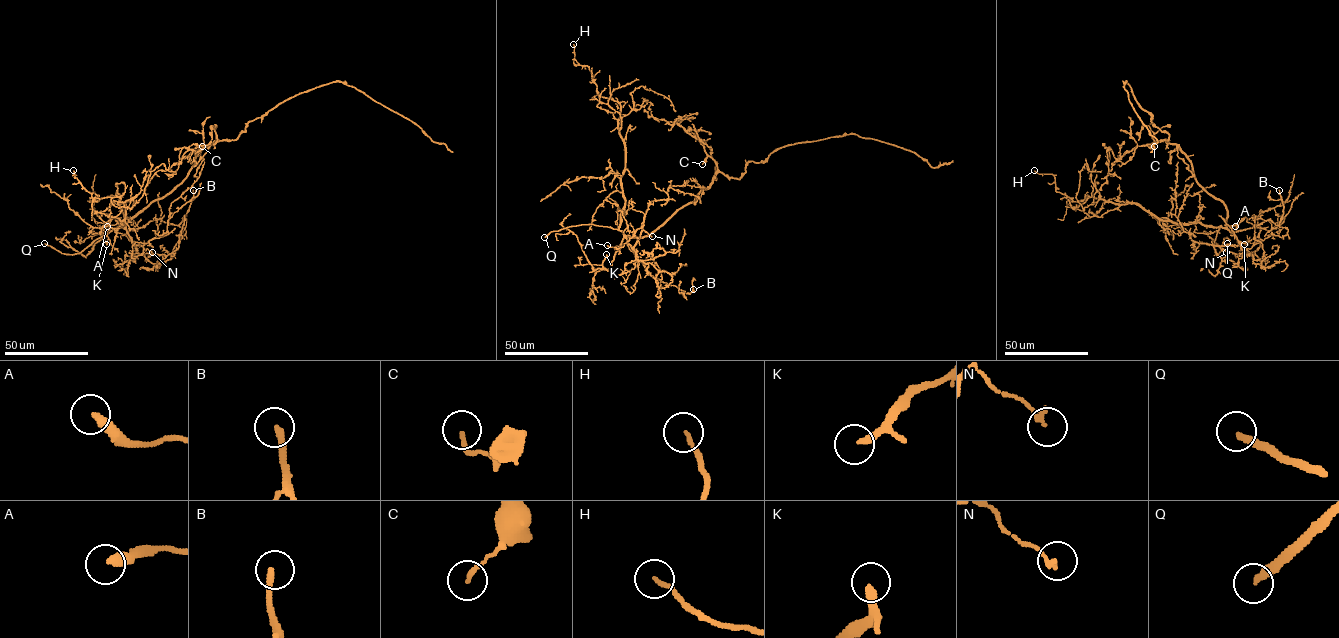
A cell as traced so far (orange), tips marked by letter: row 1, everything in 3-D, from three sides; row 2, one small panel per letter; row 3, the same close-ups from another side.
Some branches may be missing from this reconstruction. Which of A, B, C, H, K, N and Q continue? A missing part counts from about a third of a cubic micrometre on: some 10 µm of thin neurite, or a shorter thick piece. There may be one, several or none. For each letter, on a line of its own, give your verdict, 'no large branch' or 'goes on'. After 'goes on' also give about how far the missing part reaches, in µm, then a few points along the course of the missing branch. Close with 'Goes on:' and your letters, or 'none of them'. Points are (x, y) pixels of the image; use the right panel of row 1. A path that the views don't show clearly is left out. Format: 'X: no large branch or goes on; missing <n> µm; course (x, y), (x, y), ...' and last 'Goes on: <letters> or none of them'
A: no large branch
B: goes on; missing 35 µm; course (1279, 190), (1273, 180), (1246, 168), (1245, 160)
C: no large branch
H: no large branch
K: no large branch
N: no large branch
Q: goes on; missing 15 µm
Goes on: B, Q

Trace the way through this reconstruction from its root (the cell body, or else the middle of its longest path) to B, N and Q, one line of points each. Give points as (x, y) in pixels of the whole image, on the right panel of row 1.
B: (1192, 168), (1196, 181), (1225, 205), (1226, 227), (1233, 232), (1269, 219), (1278, 225), (1283, 214), (1279, 190)
N: (1192, 168), (1196, 181), (1226, 208), (1226, 227), (1238, 244), (1221, 245), (1226, 252)
Q: (1192, 168), (1196, 181), (1226, 208), (1226, 224), (1219, 227), (1214, 244), (1215, 254), (1227, 243)

